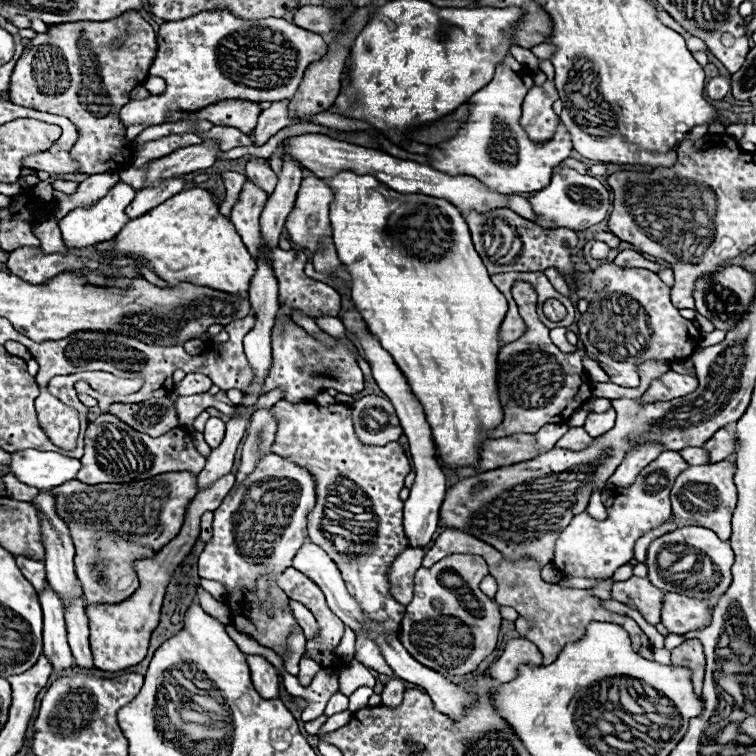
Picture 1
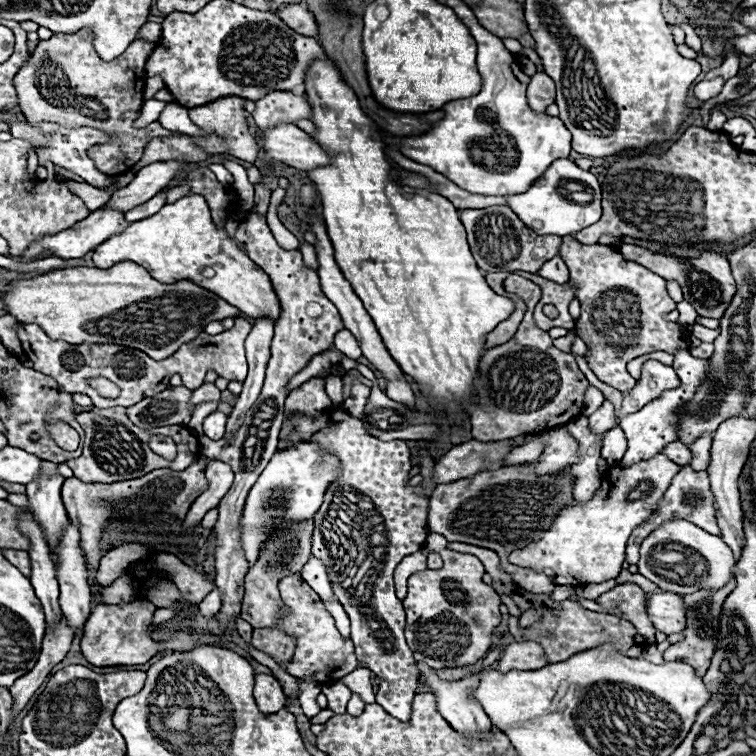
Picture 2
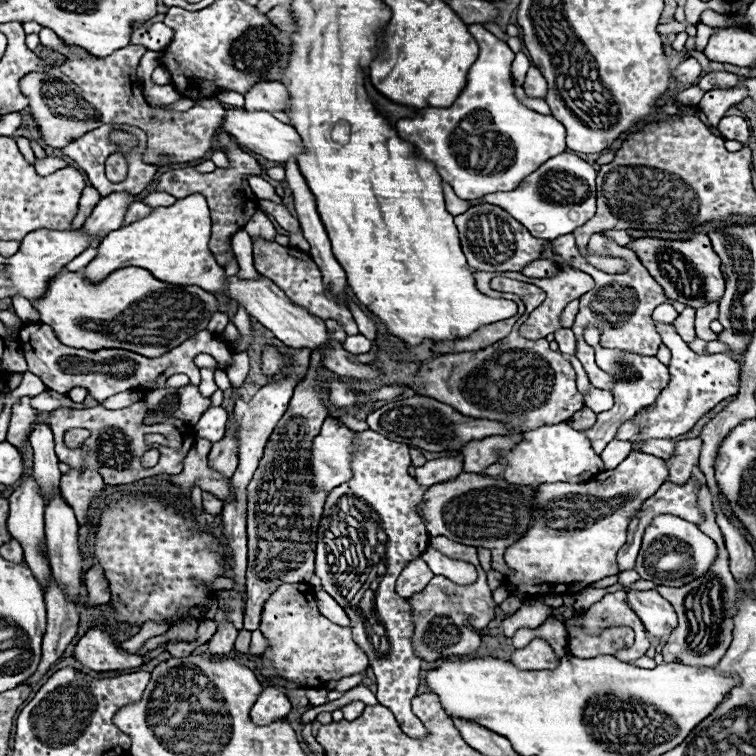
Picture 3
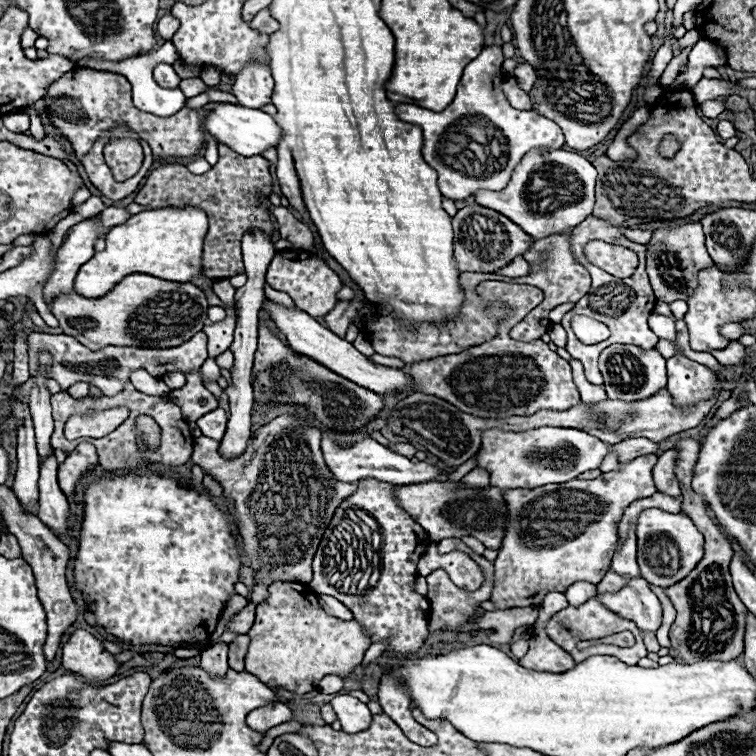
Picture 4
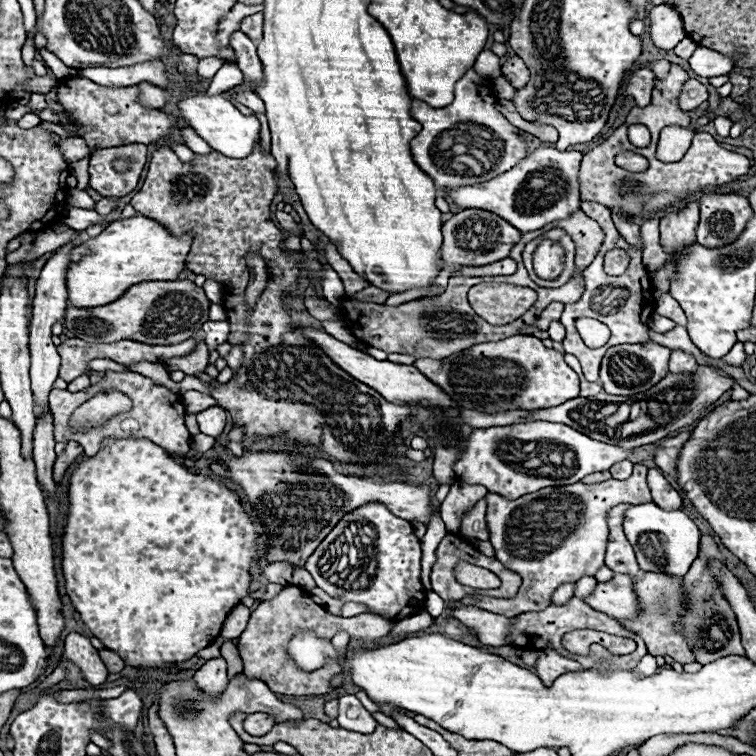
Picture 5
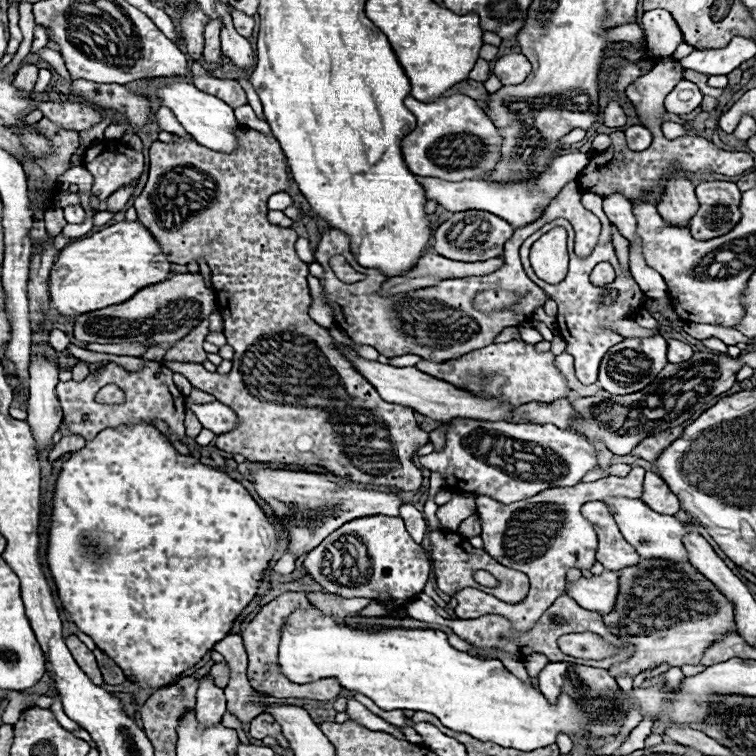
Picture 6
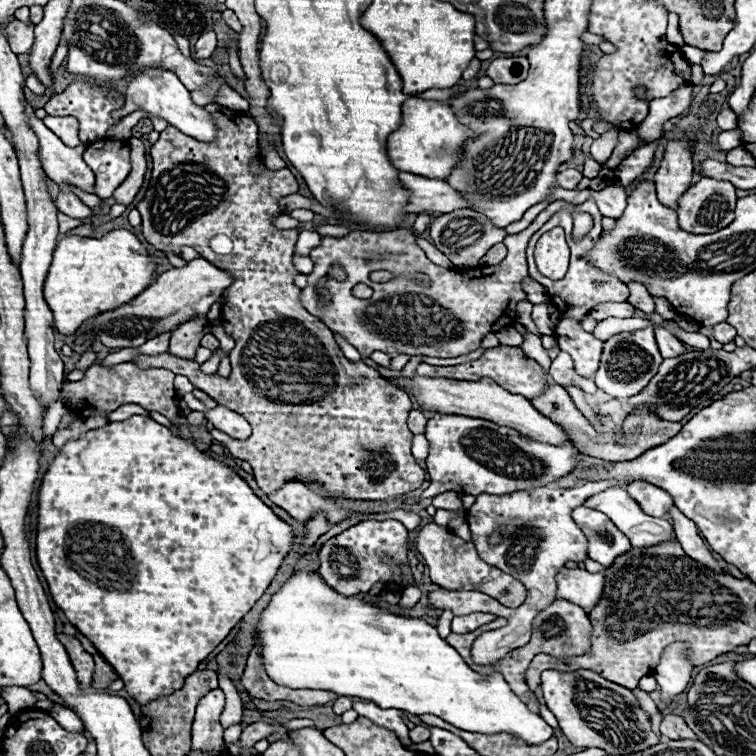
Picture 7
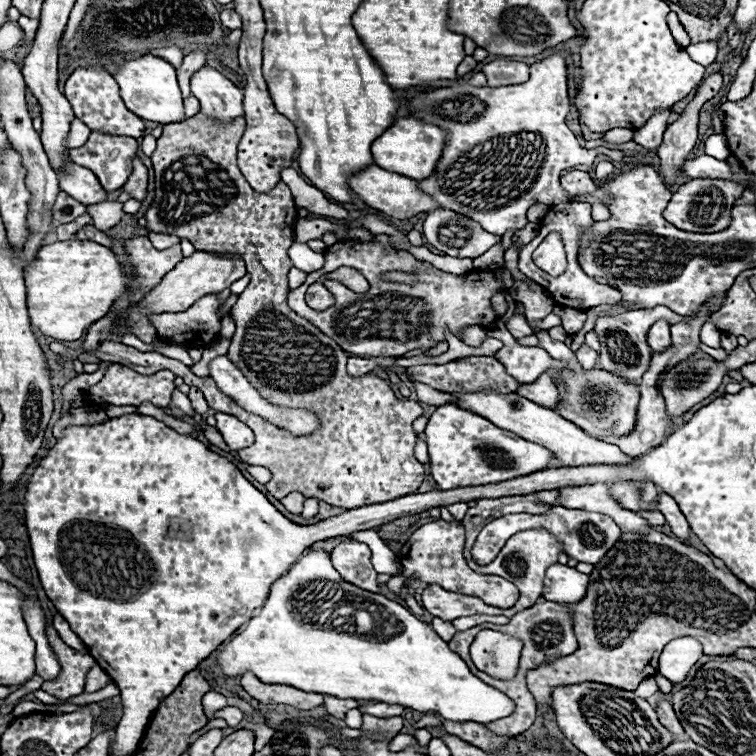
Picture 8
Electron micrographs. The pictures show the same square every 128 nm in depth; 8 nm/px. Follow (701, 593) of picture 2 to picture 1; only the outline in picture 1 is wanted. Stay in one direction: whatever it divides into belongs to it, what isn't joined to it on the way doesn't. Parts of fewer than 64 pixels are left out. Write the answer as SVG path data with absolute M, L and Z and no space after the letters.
M686 640L682 646L672 650L672 664L674 666L684 666L692 672L692 686L694 694L702 696L702 678L704 678L704 668L706 668L706 658L702 652L700 640Z

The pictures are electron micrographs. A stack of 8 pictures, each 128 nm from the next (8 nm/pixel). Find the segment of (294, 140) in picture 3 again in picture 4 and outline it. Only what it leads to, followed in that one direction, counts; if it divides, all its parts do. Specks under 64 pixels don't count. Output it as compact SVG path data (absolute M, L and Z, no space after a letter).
M216 104L214 110L210 110L204 128L208 134L212 134L216 140L224 142L232 150L236 150L242 156L256 156L266 152L268 148L276 148L278 142L282 140L284 132L282 128L274 122L274 118L258 108L244 108L244 106L234 106L234 104Z

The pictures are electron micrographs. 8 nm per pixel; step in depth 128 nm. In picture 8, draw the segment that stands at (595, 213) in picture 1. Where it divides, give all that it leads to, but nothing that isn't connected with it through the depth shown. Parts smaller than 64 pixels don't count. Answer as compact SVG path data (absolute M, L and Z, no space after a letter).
M376 164L370 166L370 170L362 170L362 174L354 174L354 178L350 178L350 188L370 208L376 208L376 210L380 210L380 212L384 212L388 216L400 218L400 220L402 218L412 218L412 216L416 216L420 212L430 212L430 210L440 208L440 204L434 200L434 196L420 190L418 180L406 178L402 174L396 174L396 172L382 170Z

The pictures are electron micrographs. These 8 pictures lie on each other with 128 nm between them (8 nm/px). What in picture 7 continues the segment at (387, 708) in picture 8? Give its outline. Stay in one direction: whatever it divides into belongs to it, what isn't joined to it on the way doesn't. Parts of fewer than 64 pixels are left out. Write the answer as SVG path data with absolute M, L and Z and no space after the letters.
M356 702L356 704L354 704L354 710L358 712L358 716L368 718L368 720L374 722L376 726L394 732L394 734L400 738L402 744L410 744L408 728L404 726L398 710L382 710L382 708L378 708L376 704L372 704L372 702Z

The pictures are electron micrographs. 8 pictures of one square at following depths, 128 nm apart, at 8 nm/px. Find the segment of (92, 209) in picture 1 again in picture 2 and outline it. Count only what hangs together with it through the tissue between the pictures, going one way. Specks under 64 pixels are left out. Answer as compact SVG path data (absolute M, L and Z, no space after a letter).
M98 208L88 218L76 222L72 228L62 230L60 234L54 234L54 236L44 236L38 242L34 242L34 246L30 246L30 250L26 250L20 256L20 262L32 262L36 256L44 254L46 250L48 252L54 252L58 258L64 258L64 260L66 258L82 258L86 252L94 250L94 246L100 246L106 238L112 238L114 234L120 234L126 226L128 226L128 222L124 220L124 214L120 210L114 210L114 208Z

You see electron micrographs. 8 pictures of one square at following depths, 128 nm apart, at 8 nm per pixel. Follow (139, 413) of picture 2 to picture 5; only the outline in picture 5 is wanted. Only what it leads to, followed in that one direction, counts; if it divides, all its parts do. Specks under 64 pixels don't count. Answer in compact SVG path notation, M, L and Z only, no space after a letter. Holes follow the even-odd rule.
M200 340L198 350L194 350L194 354L190 354L190 358L172 358L166 364L178 366L178 370L182 370L186 376L200 376L208 366L208 348L206 348L204 340ZM190 390L190 392L184 392L184 394L182 394L182 404L186 406L186 412L188 412L188 414L198 414L200 410L206 410L206 408L218 404L218 402L216 402L212 396L208 396L208 394Z

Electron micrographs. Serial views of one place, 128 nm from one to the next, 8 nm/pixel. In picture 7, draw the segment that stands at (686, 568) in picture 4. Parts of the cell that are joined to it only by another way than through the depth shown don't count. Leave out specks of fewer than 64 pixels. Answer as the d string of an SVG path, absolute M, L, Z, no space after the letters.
M620 486L590 496L586 506L602 510L630 538L634 548L650 548L674 540L672 524L664 518L644 514L634 498L630 498L630 494Z

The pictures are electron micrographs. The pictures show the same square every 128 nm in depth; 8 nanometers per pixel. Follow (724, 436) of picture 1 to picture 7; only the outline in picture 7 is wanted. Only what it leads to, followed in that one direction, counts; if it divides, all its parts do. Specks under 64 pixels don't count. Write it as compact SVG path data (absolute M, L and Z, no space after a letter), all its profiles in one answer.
M634 480L630 486L626 486L626 490L642 506L642 510L646 510L646 514L666 516L668 510L674 506L674 498L666 490L646 480Z

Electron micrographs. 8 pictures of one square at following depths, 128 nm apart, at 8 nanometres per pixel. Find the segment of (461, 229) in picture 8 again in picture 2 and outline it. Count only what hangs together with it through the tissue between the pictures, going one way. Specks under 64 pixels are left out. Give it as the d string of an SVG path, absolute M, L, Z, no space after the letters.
M488 206L480 210L462 210L460 220L468 232L470 250L478 266L486 272L524 270L536 274L544 262L560 256L560 236L538 236L508 206Z

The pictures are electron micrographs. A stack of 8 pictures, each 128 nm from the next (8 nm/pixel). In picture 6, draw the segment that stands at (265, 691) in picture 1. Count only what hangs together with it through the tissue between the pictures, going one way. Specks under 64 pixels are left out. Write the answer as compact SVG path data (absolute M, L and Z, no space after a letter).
M260 714L250 722L250 736L256 740L262 740L266 736L278 736L280 726L274 722L270 714Z

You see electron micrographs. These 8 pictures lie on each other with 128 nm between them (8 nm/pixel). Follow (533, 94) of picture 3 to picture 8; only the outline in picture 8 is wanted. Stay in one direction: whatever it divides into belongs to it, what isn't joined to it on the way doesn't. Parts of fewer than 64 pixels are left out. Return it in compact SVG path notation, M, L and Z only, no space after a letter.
M494 60L482 68L488 86L510 86L528 80L528 64L514 60Z

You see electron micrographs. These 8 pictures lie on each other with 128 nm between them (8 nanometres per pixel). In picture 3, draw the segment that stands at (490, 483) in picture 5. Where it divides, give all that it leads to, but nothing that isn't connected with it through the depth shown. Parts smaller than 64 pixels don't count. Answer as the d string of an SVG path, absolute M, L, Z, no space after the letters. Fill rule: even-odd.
M566 422L542 426L538 430L530 430L524 434L524 440L516 444L510 452L504 452L498 462L506 462L506 470L502 476L514 484L546 484L546 482L568 482L572 476L582 472L594 475L604 470L603 462L598 454L594 454L590 440L568 426ZM650 440L650 442L646 442L646 444L640 446L642 452L646 452L646 454L654 454L654 456L664 458L664 460L672 458L674 448L676 448L676 442L672 442L672 440Z

